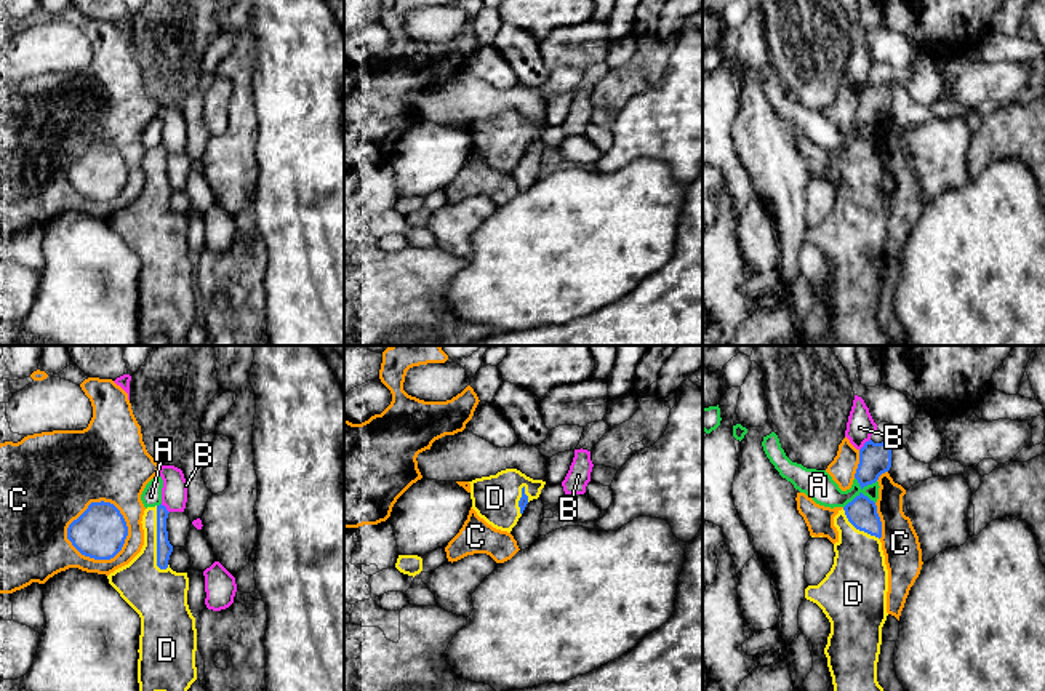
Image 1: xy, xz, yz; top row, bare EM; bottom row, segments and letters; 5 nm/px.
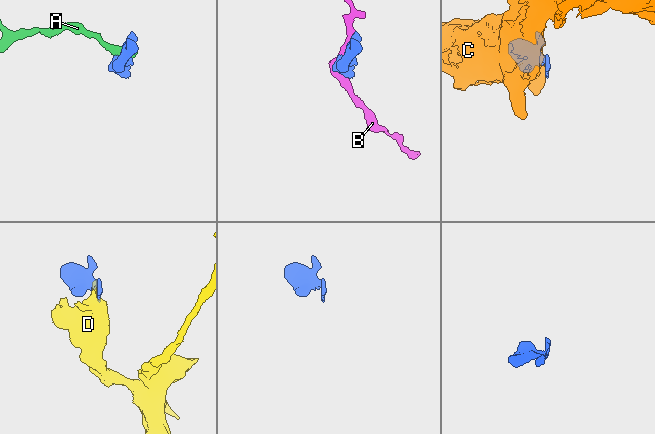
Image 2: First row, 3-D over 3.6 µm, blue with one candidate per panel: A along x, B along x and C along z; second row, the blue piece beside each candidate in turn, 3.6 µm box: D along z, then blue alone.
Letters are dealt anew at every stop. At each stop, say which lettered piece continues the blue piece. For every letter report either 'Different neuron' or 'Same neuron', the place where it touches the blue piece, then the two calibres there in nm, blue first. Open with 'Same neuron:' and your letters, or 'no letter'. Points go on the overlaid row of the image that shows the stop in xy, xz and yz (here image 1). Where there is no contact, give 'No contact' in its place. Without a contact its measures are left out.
Same neuron: D
A: Different neuron. Touches blue at yz (860, 493). Thickness 160 nm (blue) against 150 nm
B: Different neuron. Touches blue at yz (864, 445). Thickness 160 nm (blue) against 140 nm
C: Different neuron. Touches blue at xy (104, 559). Thickness 260 nm (blue) against 190 nm
D: Same neuron. Touches blue at xy (157, 539). Thickness 80 nm (blue) against 240 nm

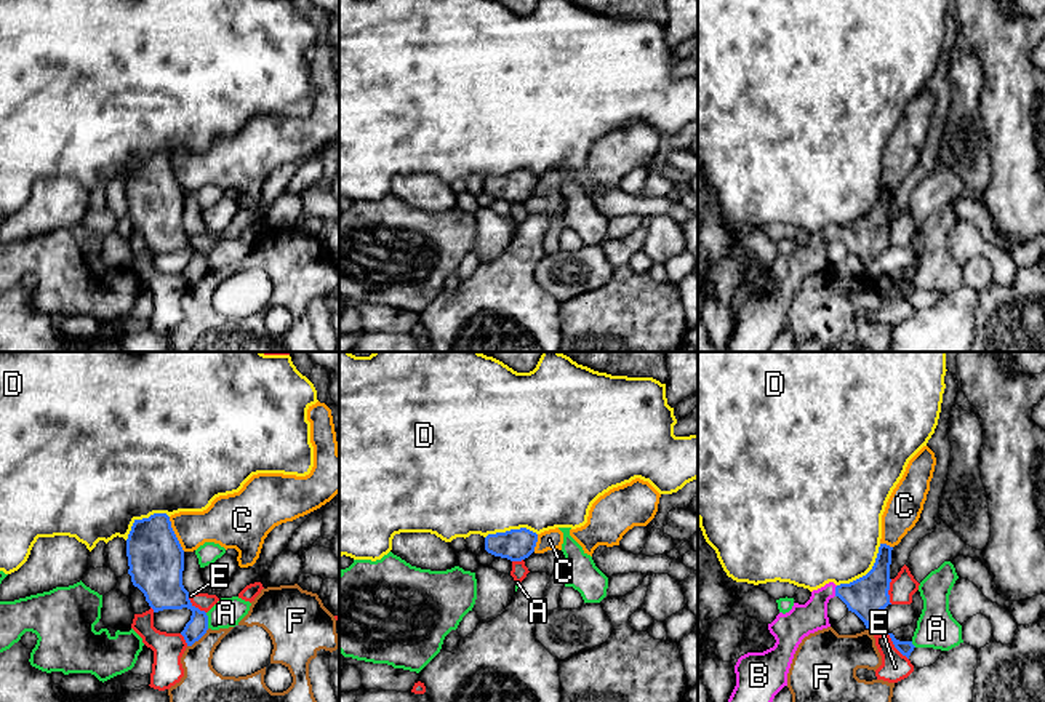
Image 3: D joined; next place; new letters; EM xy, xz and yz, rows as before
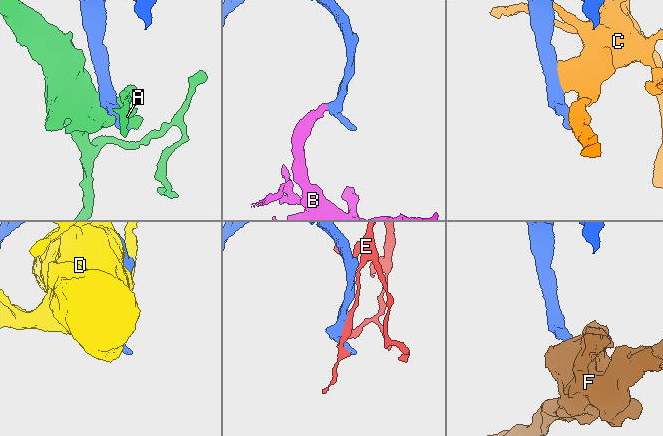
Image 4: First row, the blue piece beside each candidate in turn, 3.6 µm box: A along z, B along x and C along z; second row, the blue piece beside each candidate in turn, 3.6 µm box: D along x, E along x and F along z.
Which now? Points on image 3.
Same neuron: B
A: Different neuron. Touches blue at xy (207, 621). Thickness 180 nm (blue) against 150 nm
B: Same neuron. Touches blue at yz (836, 590). Thickness 200 nm (blue) against 160 nm
C: Different neuron. Touches blue at xy (175, 534). Thickness 280 nm (blue) against 220 nm
D: Different neuron. Touches blue at yz (868, 573). Thickness 200 nm (blue) against 460 nm
E: Different neuron. Touches blue at yz (895, 646). Thickness 70 nm (blue) against 140 nm
F: Different neuron. Touches blue at xy (197, 640). Thickness 130 nm (blue) against 190 nm

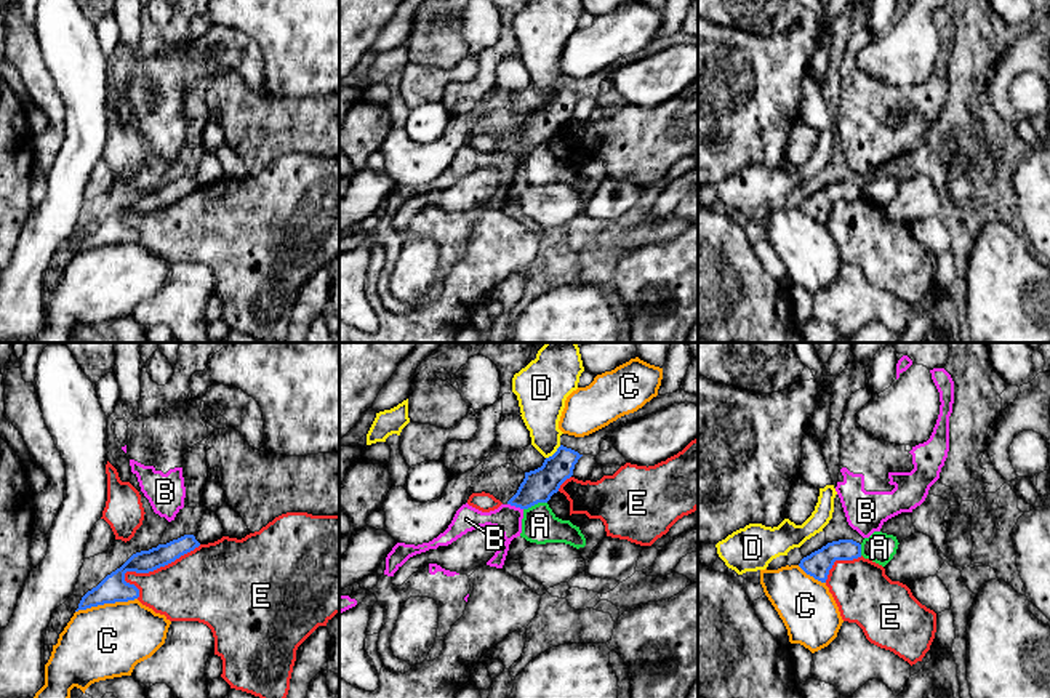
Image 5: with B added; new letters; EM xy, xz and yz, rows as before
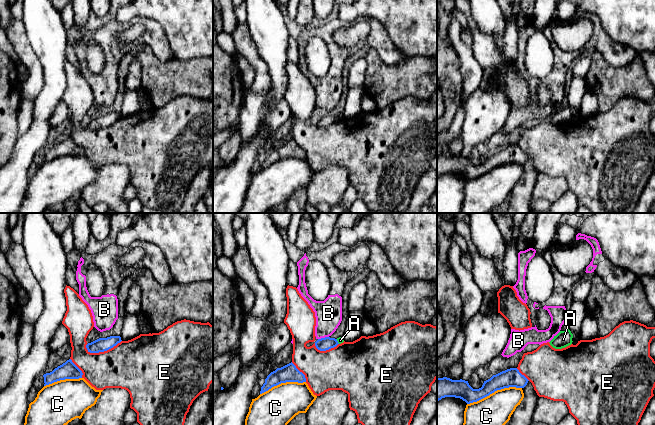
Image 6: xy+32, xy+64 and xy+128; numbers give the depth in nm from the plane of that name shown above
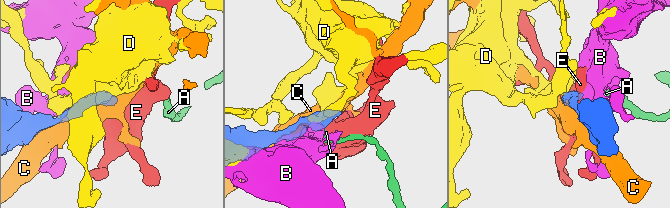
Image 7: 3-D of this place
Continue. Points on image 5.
Same neuron: no letter
A: Different neuron. Touches blue at xz (535, 503). Thickness 160 nm (blue) against 180 nm
B: Different neuron. Touches blue at xz (516, 506). Thickness 160 nm (blue) against 140 nm
C: Different neuron. Touches blue at xy (106, 602). Thickness 140 nm (blue) against 360 nm
D: Different neuron. Touches blue at xz (554, 453). Thickness 160 nm (blue) against 220 nm
E: Different neuron. Touches blue at xy (159, 567). Thickness 140 nm (blue) against 380 nm

